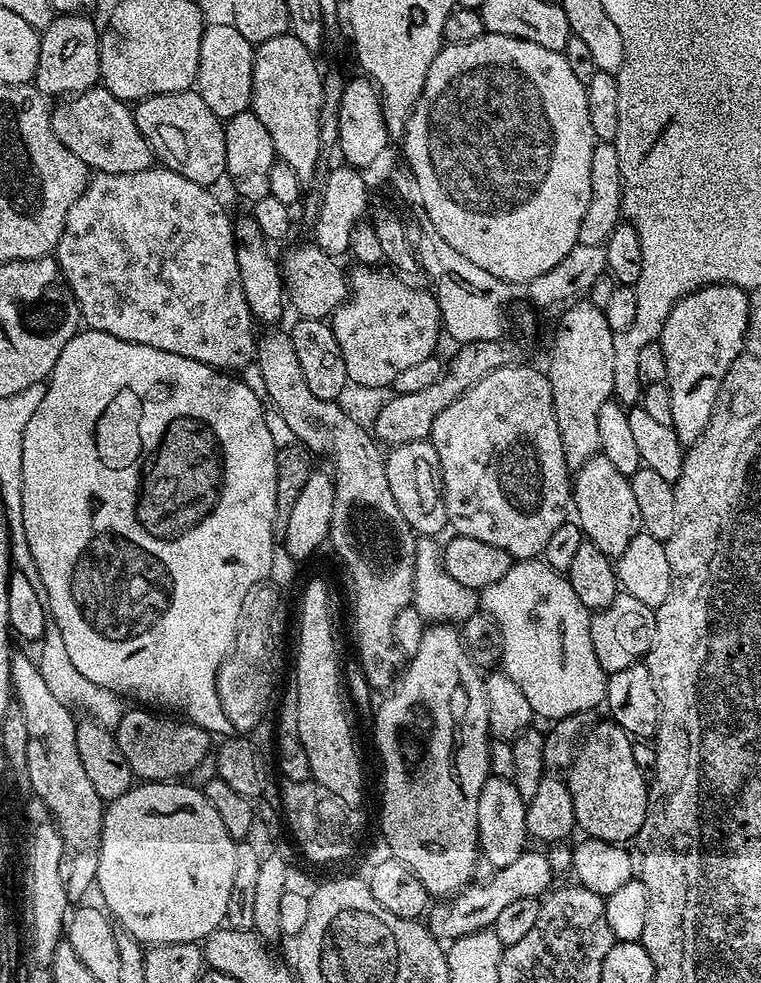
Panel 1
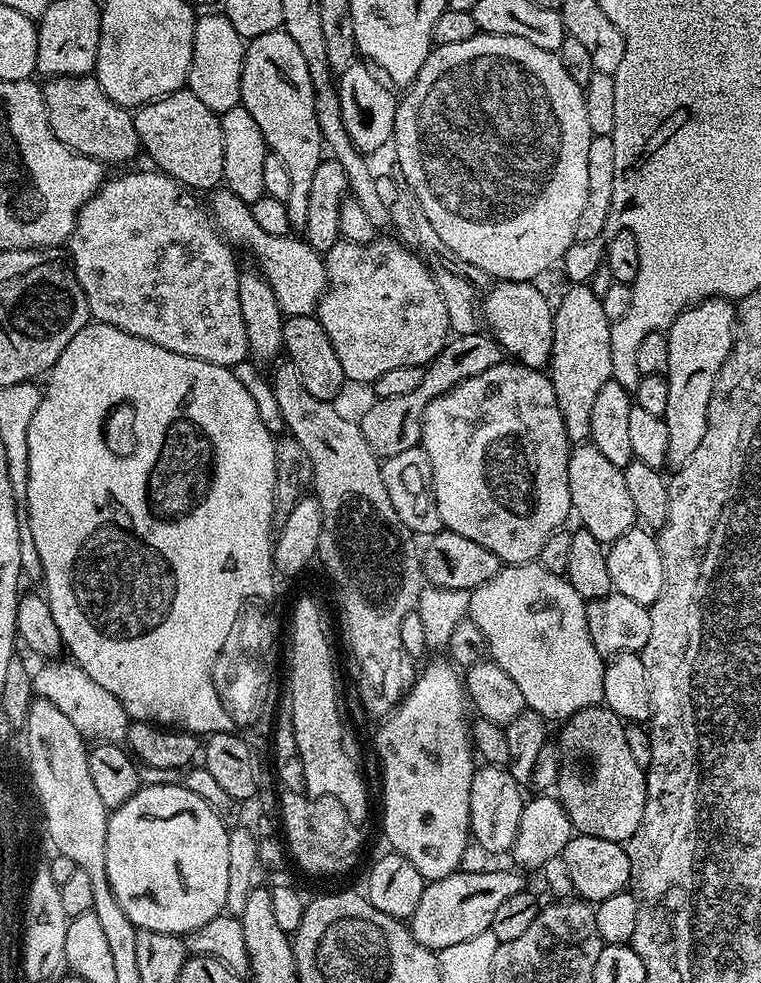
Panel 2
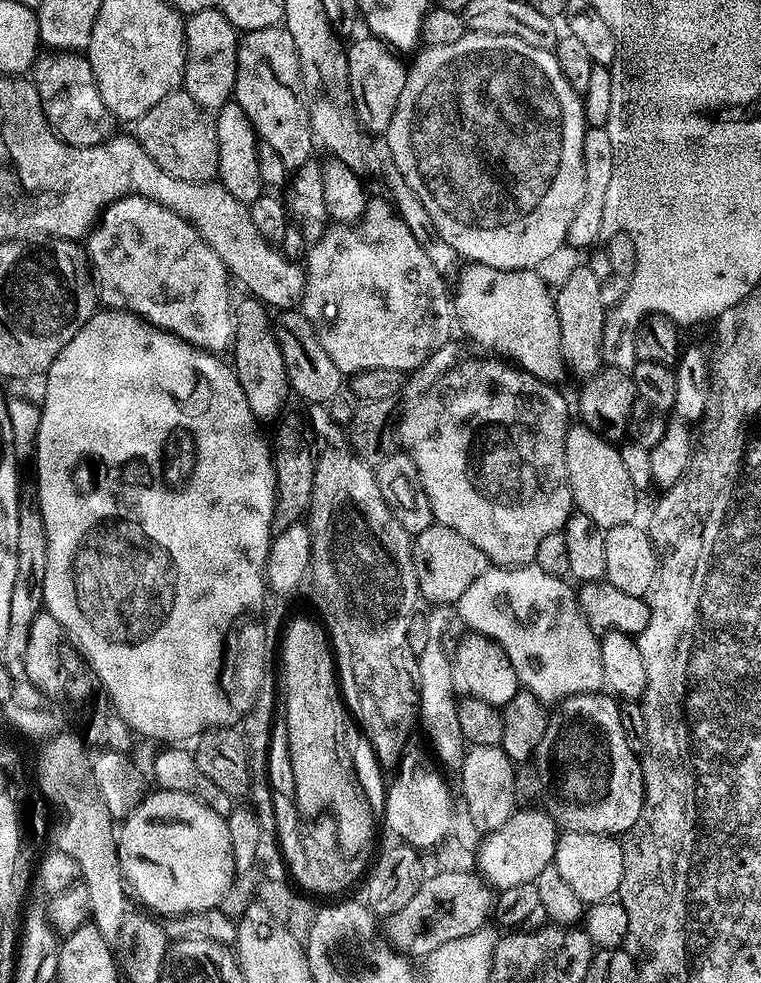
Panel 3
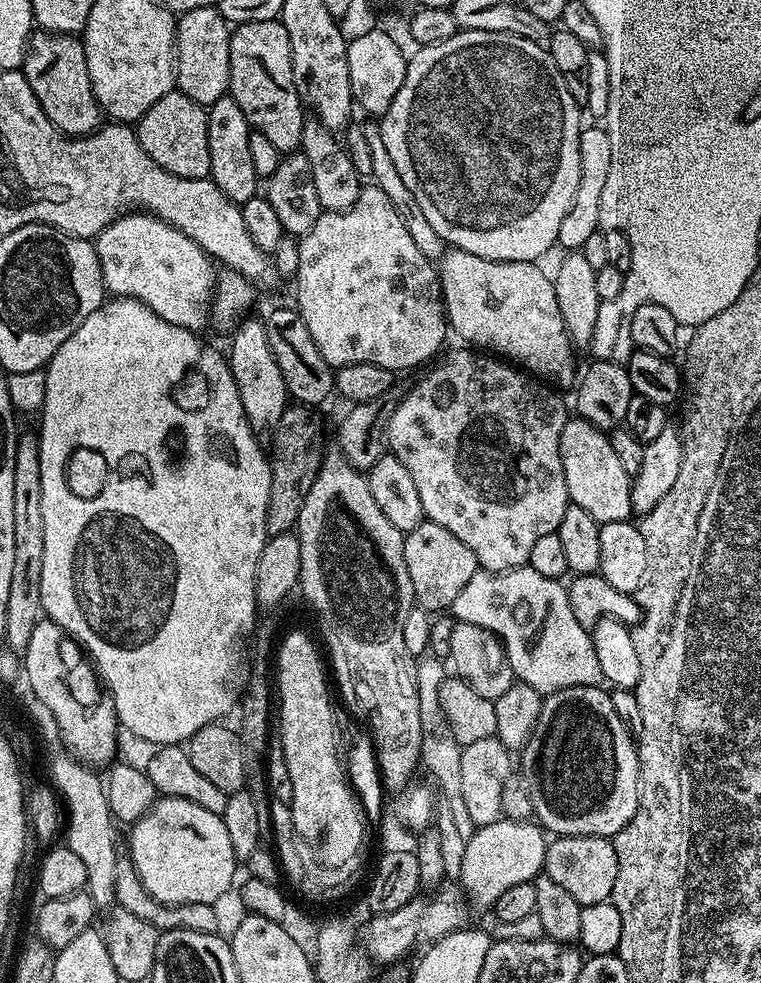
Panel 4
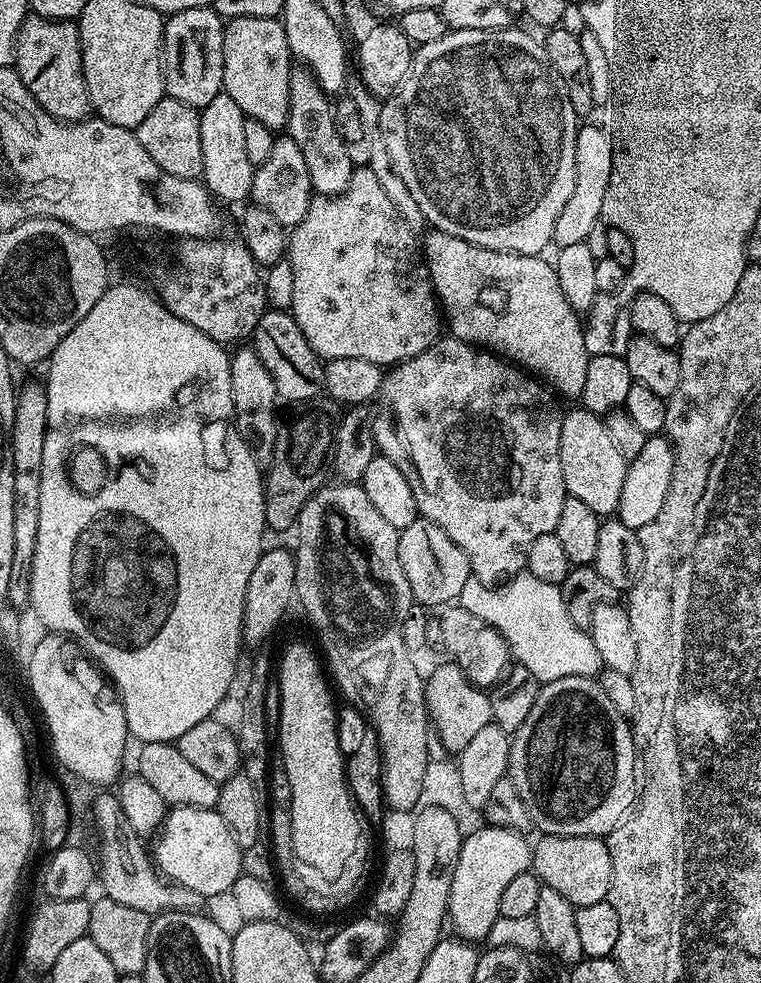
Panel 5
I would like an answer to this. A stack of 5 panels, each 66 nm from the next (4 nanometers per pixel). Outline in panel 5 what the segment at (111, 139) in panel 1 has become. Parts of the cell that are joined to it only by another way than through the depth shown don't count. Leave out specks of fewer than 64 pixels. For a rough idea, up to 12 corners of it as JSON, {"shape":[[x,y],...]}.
{"shape":[[29,14],[16,73],[56,120],[89,119],[80,30]]}

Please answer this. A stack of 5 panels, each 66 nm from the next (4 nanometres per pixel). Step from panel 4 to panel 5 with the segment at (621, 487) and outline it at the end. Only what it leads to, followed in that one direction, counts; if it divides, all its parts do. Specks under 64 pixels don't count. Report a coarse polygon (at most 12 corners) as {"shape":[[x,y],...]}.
{"shape":[[565,411],[565,493],[611,517],[629,461],[603,419]]}

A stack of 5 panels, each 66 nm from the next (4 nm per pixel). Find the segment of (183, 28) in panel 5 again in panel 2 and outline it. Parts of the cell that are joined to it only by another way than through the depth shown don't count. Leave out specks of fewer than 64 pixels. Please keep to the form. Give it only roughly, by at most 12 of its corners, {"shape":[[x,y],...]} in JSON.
{"shape":[[201,15],[187,91],[218,114],[240,104],[246,42]]}

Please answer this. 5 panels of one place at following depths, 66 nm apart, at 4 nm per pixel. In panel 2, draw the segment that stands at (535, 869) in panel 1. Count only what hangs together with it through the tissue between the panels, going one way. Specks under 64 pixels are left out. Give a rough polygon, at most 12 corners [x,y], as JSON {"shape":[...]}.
{"shape":[[457,870],[425,883],[414,938],[439,950],[489,931],[525,873]]}

